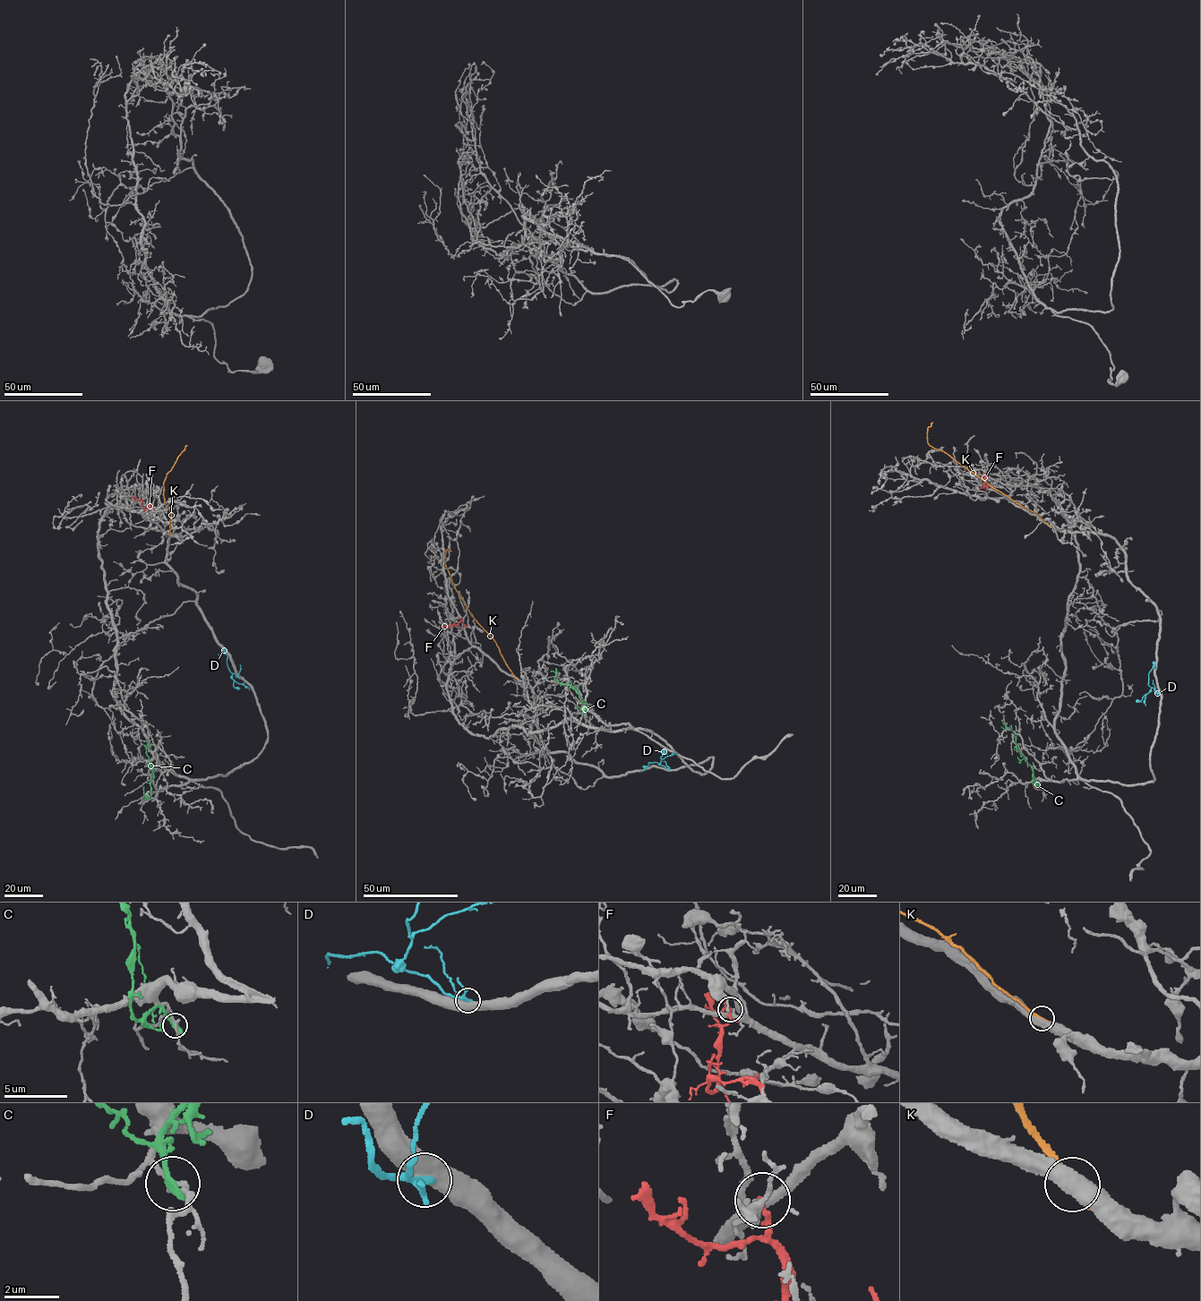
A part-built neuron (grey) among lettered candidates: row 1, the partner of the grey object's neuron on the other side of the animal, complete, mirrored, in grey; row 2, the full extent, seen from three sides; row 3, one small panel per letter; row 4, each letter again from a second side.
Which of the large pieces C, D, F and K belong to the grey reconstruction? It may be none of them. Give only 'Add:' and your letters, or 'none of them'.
Add: none of them

